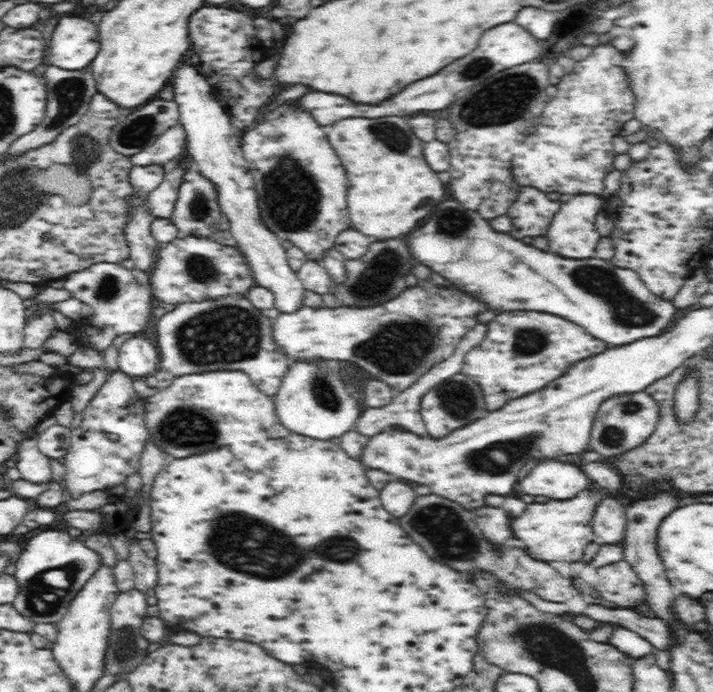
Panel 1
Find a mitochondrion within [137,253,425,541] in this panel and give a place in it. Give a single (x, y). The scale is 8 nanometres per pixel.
(227, 334)

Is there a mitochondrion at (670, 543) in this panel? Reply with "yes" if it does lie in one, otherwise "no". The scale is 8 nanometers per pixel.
no

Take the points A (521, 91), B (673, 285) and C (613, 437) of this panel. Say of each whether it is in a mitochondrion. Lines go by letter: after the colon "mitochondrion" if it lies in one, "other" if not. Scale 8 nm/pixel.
A: mitochondrion
B: other
C: mitochondrion

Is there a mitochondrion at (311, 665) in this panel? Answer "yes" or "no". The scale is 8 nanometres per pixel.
no

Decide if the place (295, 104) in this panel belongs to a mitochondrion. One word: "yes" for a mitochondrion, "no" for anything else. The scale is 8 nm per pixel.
no

